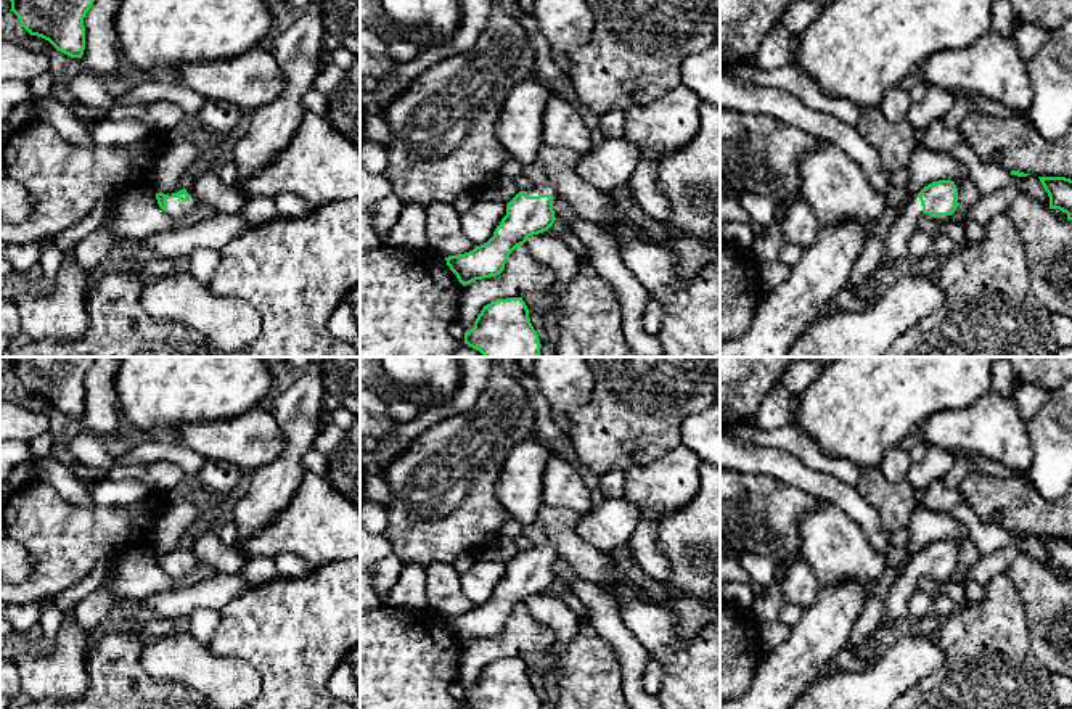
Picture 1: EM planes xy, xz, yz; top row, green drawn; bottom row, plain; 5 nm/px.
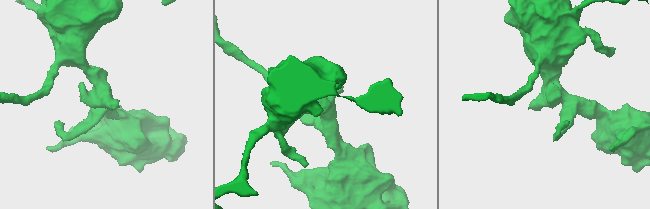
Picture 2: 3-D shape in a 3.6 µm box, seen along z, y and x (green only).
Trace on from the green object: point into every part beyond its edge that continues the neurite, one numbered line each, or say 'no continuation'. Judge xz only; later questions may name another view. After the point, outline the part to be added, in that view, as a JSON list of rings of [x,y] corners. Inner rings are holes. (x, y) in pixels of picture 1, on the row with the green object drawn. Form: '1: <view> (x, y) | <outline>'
1: xz (545, 188) | [[[545,182],[542,185],[534,185],[530,190],[527,190],[529,196],[538,196],[538,195],[550,195],[553,201],[556,201],[556,190],[551,182]]]

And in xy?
1: xy (180, 211) | [[[177,188],[172,193],[178,193],[180,190]],[[186,190],[190,199],[182,201],[178,198],[172,198],[169,193],[167,199],[167,215],[172,217],[177,222],[185,222],[190,223],[190,215],[198,209],[199,201],[196,199],[194,193],[191,190]]]

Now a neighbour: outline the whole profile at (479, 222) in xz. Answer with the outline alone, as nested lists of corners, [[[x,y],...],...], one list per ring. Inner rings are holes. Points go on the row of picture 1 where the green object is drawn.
[[[476,198],[469,211],[460,219],[461,232],[474,246],[481,246],[493,236],[505,215],[505,203]]]

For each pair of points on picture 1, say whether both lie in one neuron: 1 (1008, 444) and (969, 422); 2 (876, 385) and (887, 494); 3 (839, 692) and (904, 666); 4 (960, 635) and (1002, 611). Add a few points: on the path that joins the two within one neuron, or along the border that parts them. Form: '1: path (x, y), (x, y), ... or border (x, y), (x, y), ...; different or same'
1: path (998, 434), (992, 428), (979, 428); same
2: border (878, 467), (863, 471); different
3: path (855, 692), (873, 692), (887, 679); same
4: path (969, 635), (977, 635), (992, 621); same

